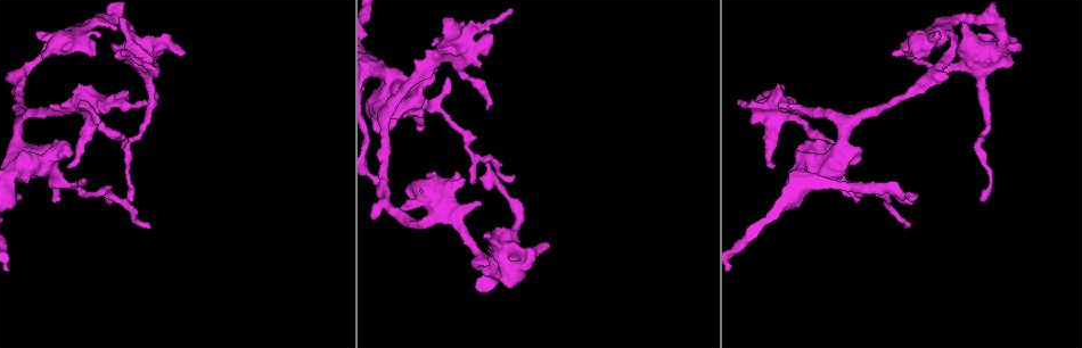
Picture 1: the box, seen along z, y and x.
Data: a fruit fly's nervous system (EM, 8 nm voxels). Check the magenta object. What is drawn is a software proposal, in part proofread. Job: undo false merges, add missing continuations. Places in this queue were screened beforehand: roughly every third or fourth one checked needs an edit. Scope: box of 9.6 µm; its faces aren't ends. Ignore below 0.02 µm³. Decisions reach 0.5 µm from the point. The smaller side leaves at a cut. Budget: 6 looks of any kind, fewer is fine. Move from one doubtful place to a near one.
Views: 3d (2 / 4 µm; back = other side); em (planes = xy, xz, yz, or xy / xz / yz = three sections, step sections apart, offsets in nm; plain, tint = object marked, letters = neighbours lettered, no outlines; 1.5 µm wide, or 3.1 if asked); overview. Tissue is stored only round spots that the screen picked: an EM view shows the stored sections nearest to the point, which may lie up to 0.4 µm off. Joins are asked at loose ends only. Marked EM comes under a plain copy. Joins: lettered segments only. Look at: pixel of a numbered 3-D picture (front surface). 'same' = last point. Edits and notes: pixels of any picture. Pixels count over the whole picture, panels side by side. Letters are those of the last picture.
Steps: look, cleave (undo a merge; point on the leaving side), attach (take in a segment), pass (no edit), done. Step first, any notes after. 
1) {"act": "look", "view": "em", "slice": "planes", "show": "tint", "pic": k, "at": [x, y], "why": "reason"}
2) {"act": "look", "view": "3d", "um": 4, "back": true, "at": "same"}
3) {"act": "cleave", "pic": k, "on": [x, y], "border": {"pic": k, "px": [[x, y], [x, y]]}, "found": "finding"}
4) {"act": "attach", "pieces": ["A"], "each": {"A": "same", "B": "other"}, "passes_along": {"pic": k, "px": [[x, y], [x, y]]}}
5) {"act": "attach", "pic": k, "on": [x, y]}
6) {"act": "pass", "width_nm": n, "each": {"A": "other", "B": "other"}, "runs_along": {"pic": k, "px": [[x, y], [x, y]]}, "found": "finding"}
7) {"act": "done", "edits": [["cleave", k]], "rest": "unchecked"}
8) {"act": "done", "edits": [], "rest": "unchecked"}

{"act": "look", "view": "em", "slice": "xy", "step": 8, "show": "tint", "pic": 1, "at": [70, 156], "why": "branch stops here"}

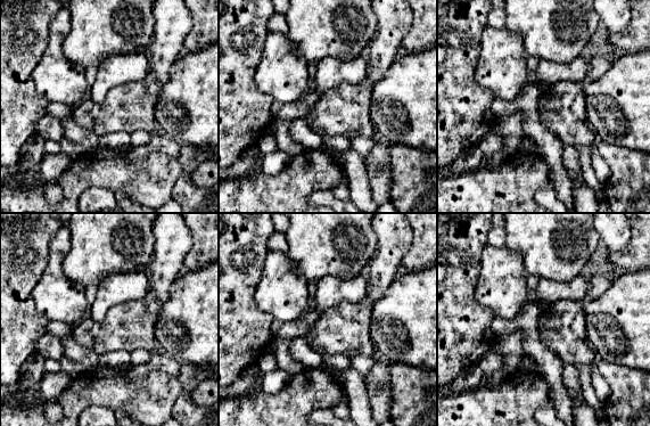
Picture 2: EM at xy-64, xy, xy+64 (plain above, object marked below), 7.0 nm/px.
{"act": "look", "view": "em", "slice": "planes", "show": "letters", "at": "same"}

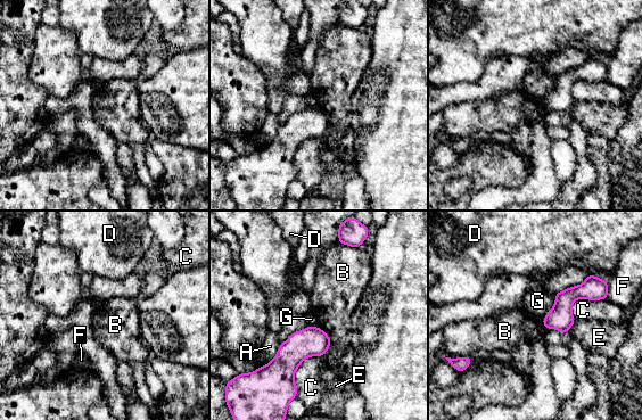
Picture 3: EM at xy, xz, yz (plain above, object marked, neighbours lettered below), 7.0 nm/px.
{"act": "pass", "each": {"A": "other", "B": "other", "C": "other", "D": "other", "E": "other", "F": "other", "G": "other"}, "runs_along": {"pic": 3, "px": [[603, 282], [577, 291], [548, 326]]}, "found": "none of them fits"}

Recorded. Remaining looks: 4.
{"act": "look", "view": "3d", "um": 4, "pic": 1, "at": [400, 208], "why": "free end"}

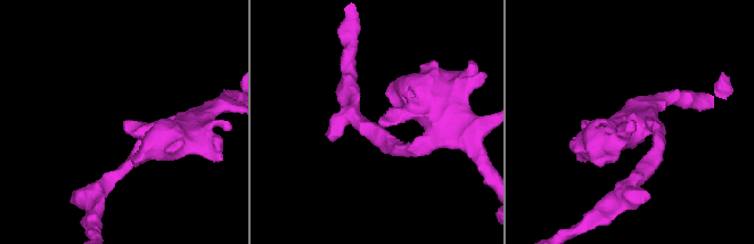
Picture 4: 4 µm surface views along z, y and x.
{"act": "look", "view": "em", "slice": "planes", "show": "letters", "pic": 4, "at": [631, 122], "why": "shape alone is not enough"}

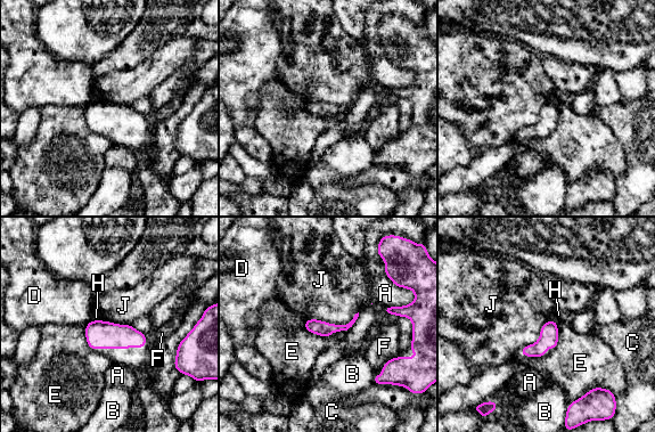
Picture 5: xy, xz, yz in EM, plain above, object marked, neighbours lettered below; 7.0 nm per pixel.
{"act": "pass", "each": {"A": "other", "B": "other", "C": "other", "D": "other", "E": "other", "F": "other", "H": "other", "J": "other"}, "border": {"pic": 5, "px": [[358, 311], [345, 324], [305, 319]]}, "found": "none of them fits"}

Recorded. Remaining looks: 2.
{"act": "look", "view": "3d", "um": 2, "pic": 1, "at": [132, 201], "why": "an open end"}

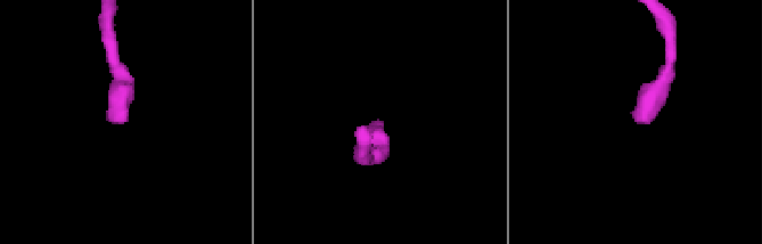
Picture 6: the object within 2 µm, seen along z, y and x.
{"act": "look", "view": "em", "slice": "planes", "show": "letters", "pic": 6, "at": [376, 129], "why": "now the EM"}

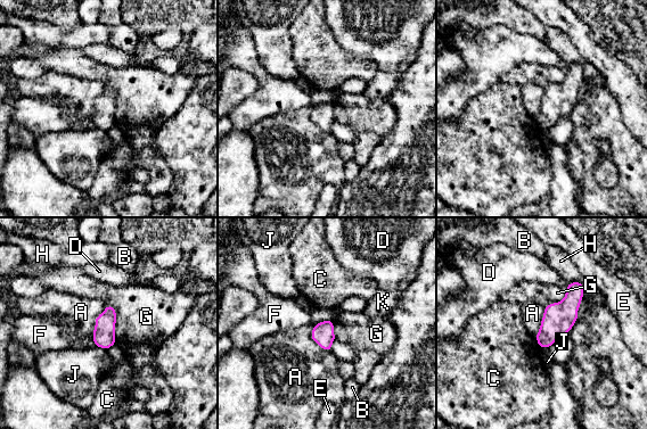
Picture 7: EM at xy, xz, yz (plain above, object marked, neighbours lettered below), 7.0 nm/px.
{"act": "pass", "each": {"A": "other", "B": "other", "C": "other", "D": "other", "E": "other", "F": "other", "G": "other", "H": "other", "J": "other", "K": "other"}, "border": {"pic": 7, "px": [[327, 319], [311, 338], [330, 352]]}, "found": "none of them fits"}

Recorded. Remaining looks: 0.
{"act": "done", "edits": [], "rest": "unchecked"}

